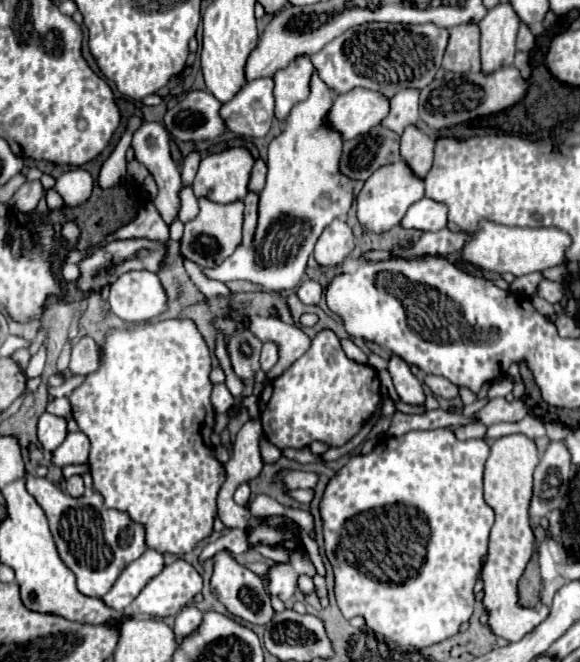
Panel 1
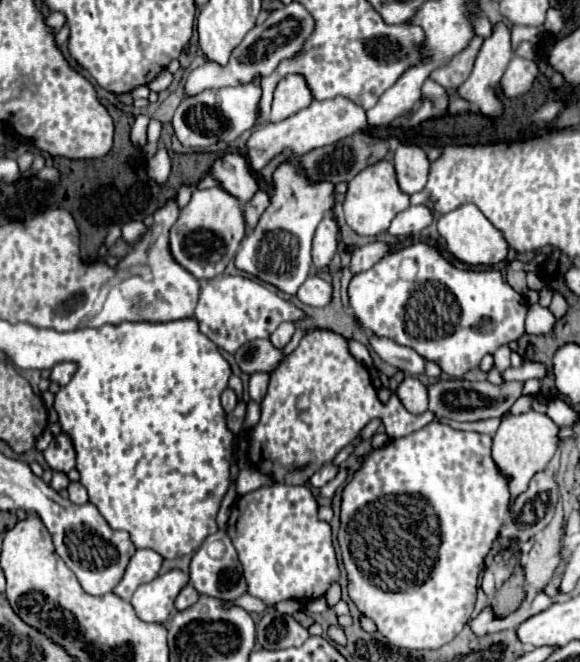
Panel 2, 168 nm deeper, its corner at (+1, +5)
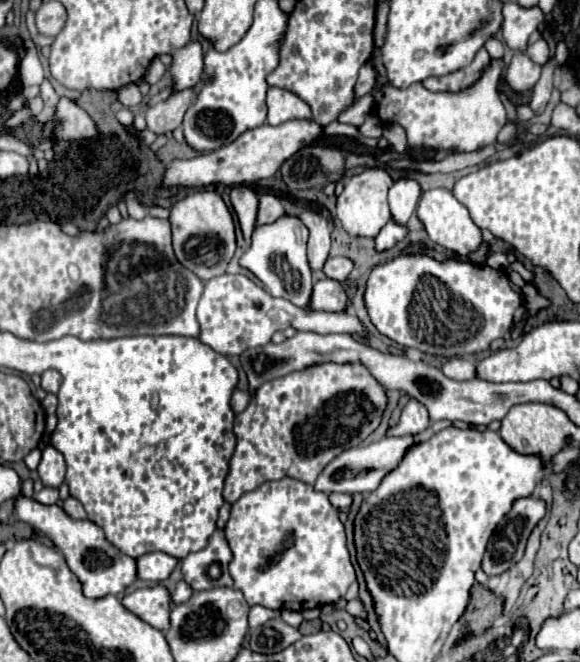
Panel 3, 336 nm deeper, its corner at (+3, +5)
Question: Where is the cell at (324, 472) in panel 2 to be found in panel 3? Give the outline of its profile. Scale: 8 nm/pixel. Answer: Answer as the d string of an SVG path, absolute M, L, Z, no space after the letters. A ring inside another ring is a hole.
M383 437L375 443L369 445L359 445L359 447L351 447L347 451L343 451L341 455L337 455L317 477L315 481L315 489L323 491L323 493L371 493L375 491L375 487L379 487L379 483L383 481L383 477L387 475L387 471L393 471L403 455L407 453L407 449L413 445L413 437Z

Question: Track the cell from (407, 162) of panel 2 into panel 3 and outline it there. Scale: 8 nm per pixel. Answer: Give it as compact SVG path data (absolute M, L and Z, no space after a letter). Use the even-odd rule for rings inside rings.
M401 177L395 181L395 185L389 189L389 207L391 207L391 219L399 225L407 225L411 219L417 201L421 197L421 189L415 179Z

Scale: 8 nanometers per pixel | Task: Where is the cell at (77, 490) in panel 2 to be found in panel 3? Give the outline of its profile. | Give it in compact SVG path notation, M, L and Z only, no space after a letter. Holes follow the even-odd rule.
M69 497L69 499L63 503L63 511L67 511L67 515L71 515L71 519L85 519L85 517L87 517L83 505L81 505L77 499L73 499L73 497Z

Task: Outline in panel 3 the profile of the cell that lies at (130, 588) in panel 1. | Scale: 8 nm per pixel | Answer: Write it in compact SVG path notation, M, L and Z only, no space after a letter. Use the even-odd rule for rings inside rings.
M147 553L137 559L139 579L161 583L171 575L175 565L177 565L177 559L167 553Z

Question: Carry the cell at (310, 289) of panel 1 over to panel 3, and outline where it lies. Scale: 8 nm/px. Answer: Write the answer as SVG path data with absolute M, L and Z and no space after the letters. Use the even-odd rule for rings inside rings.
M321 279L313 287L311 307L315 311L345 311L347 309L347 295L339 281L335 279Z

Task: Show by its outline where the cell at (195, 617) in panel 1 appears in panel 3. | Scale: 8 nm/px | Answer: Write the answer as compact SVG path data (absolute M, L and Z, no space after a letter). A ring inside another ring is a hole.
M179 581L177 587L175 587L175 591L173 591L173 595L171 595L171 599L179 605L179 603L185 603L191 597L191 593L193 593L191 587L187 587L185 581Z

